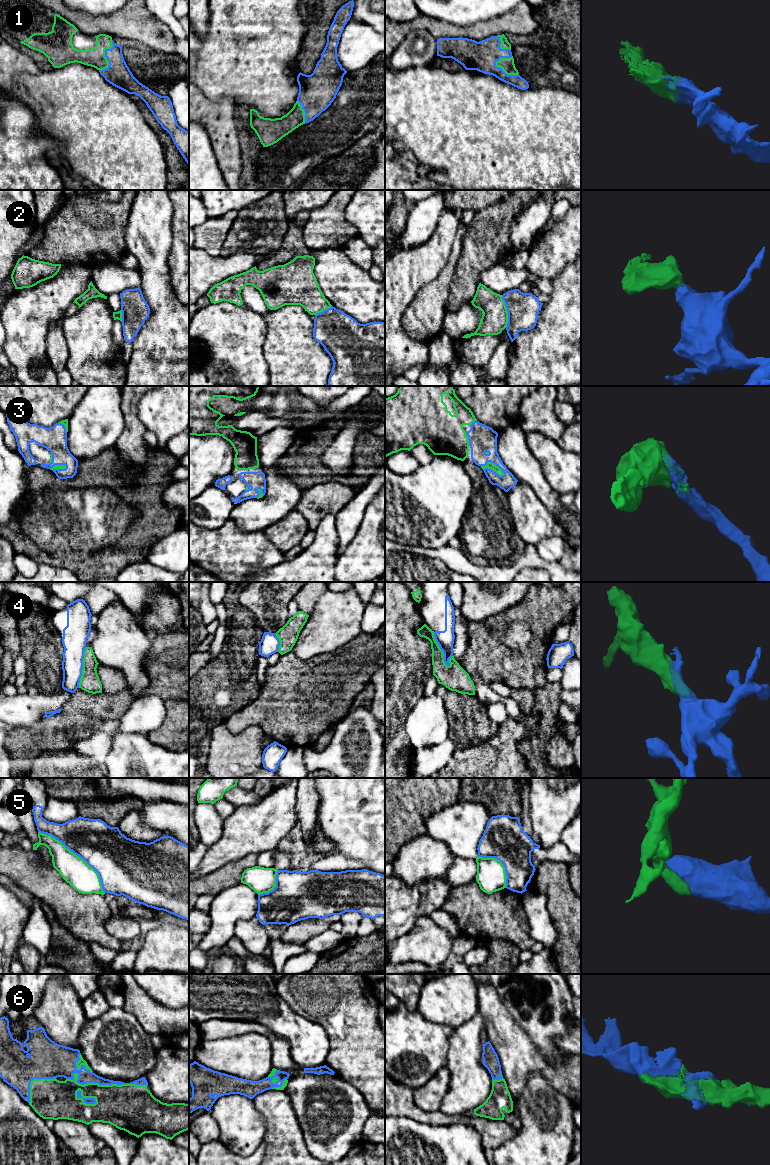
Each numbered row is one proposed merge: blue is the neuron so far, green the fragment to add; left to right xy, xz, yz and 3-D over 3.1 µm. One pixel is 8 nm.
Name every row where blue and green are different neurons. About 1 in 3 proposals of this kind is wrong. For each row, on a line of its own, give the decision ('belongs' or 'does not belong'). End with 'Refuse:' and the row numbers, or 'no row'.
1: belongs
2: does not belong
3: belongs
4: does not belong
5: does not belong
6: belongs
Refuse: 2, 4, 5

